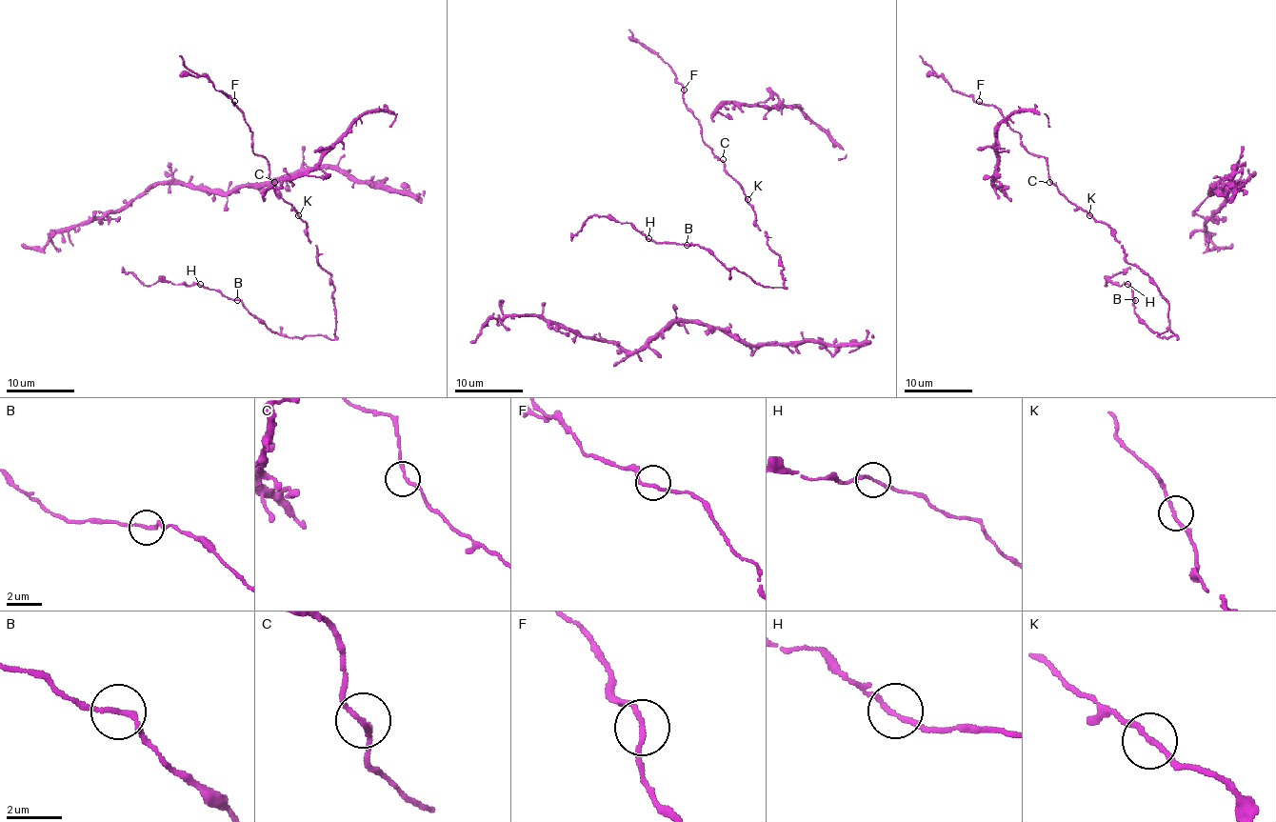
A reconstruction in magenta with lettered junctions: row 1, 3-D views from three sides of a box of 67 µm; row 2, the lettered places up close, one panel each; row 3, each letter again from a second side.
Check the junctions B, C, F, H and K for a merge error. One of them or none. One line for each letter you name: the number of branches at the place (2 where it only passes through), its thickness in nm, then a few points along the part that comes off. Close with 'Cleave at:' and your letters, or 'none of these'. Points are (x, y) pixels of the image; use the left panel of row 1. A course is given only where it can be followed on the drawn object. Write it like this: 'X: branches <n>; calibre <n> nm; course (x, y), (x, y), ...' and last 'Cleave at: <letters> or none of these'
Cleave at: none of these

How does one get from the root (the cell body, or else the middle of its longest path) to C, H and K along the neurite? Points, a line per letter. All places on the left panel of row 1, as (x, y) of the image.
C: (229, 297), (277, 334), (335, 338), (330, 274), (318, 264), (307, 225), (275, 192), (274, 182)
H: (229, 297), (200, 285)
K: (229, 297), (277, 334), (335, 338), (334, 285), (318, 264), (317, 247), (298, 214)

